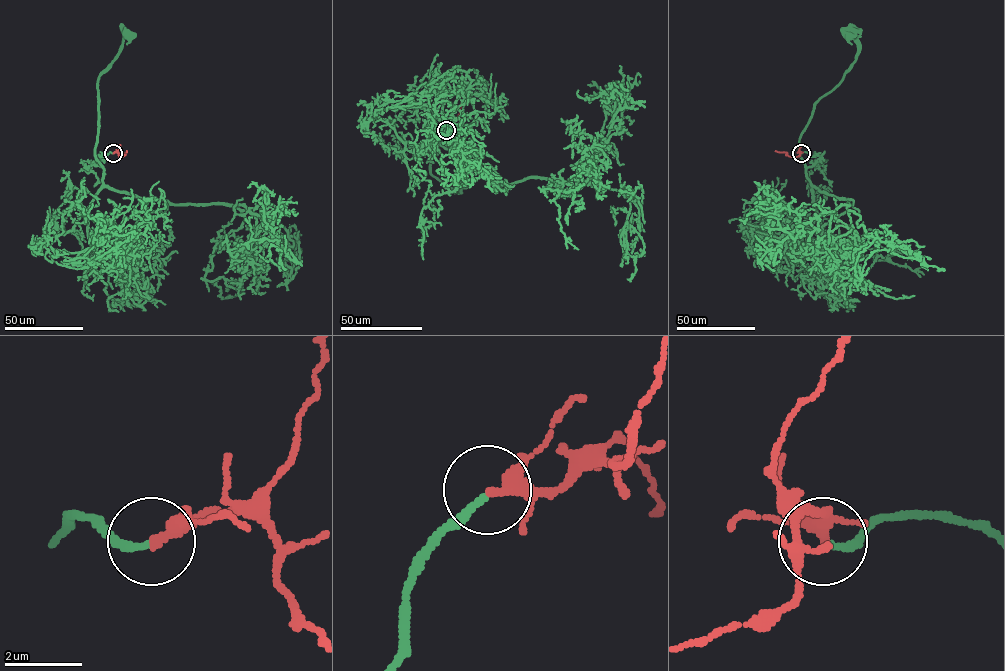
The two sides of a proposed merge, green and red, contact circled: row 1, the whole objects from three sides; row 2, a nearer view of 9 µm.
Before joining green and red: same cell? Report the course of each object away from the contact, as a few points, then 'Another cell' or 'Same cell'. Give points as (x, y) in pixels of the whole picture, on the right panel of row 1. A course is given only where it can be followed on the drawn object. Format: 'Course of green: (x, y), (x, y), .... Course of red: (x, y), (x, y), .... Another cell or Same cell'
Course of green: (801, 153), (820, 157), (806, 166), (800, 136), (813, 105), (839, 84), (856, 59), (857, 41), (849, 34). Course of red: (801, 153), (792, 157), (786, 152), (775, 150). Same cell

